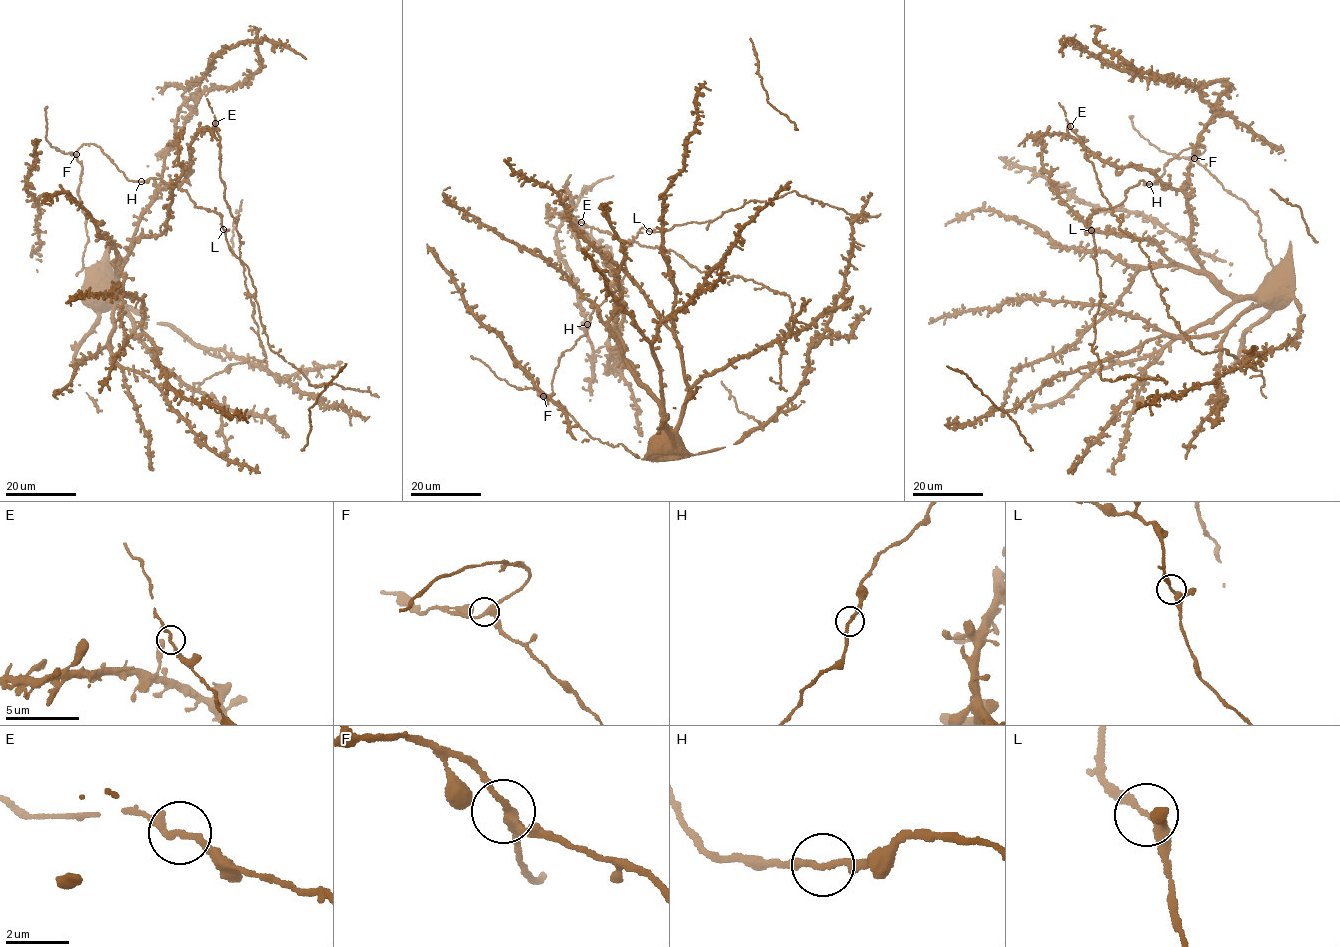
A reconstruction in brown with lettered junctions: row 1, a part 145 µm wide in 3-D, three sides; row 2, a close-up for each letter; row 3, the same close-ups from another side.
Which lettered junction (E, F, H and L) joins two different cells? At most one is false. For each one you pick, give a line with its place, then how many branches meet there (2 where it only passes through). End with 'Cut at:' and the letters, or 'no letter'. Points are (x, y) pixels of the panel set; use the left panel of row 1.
Cut at: no letter

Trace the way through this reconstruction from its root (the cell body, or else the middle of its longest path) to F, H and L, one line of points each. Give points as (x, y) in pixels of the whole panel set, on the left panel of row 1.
F: (106, 297), (83, 267), (83, 252), (88, 239), (86, 218), (78, 194), (83, 169), (76, 154)
H: (106, 297), (83, 267), (88, 239), (78, 194), (83, 173), (77, 150), (96, 144), (126, 178), (141, 181)
L: (106, 297), (83, 267), (82, 145), (100, 147), (129, 180), (177, 185), (194, 206), (219, 214), (223, 229)

